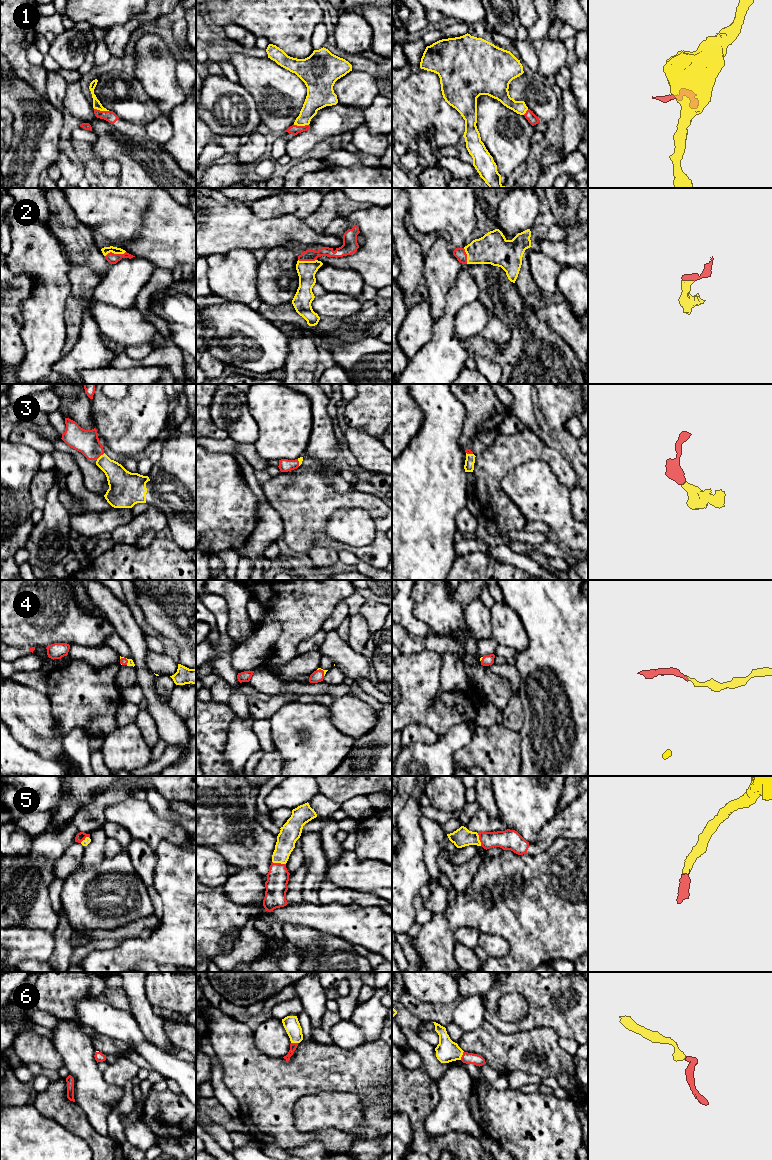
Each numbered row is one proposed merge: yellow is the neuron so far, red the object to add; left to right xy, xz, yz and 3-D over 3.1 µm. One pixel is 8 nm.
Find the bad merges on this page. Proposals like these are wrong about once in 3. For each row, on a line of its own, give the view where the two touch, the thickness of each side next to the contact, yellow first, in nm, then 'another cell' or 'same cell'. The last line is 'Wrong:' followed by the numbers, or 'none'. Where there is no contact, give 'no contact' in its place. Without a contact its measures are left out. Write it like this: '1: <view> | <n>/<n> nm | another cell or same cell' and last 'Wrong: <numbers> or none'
1: xz | 170/80 nm | another cell
2: xy | 60/90 nm | same cell
3: xy | 200/190 nm | same cell
4: xz | 20/100 nm | same cell
5: xz | 160/180 nm | same cell
6: yz | 180/100 nm | same cell
Wrong: 1

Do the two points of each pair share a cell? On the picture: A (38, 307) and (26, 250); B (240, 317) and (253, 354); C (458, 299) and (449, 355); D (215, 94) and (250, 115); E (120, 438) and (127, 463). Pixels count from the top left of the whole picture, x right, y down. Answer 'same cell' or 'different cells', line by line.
A: same cell
B: same cell
C: same cell
D: same cell
E: different cells

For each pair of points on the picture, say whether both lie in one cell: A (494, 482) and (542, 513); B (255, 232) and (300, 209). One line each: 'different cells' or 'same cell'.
A: different cells
B: different cells

